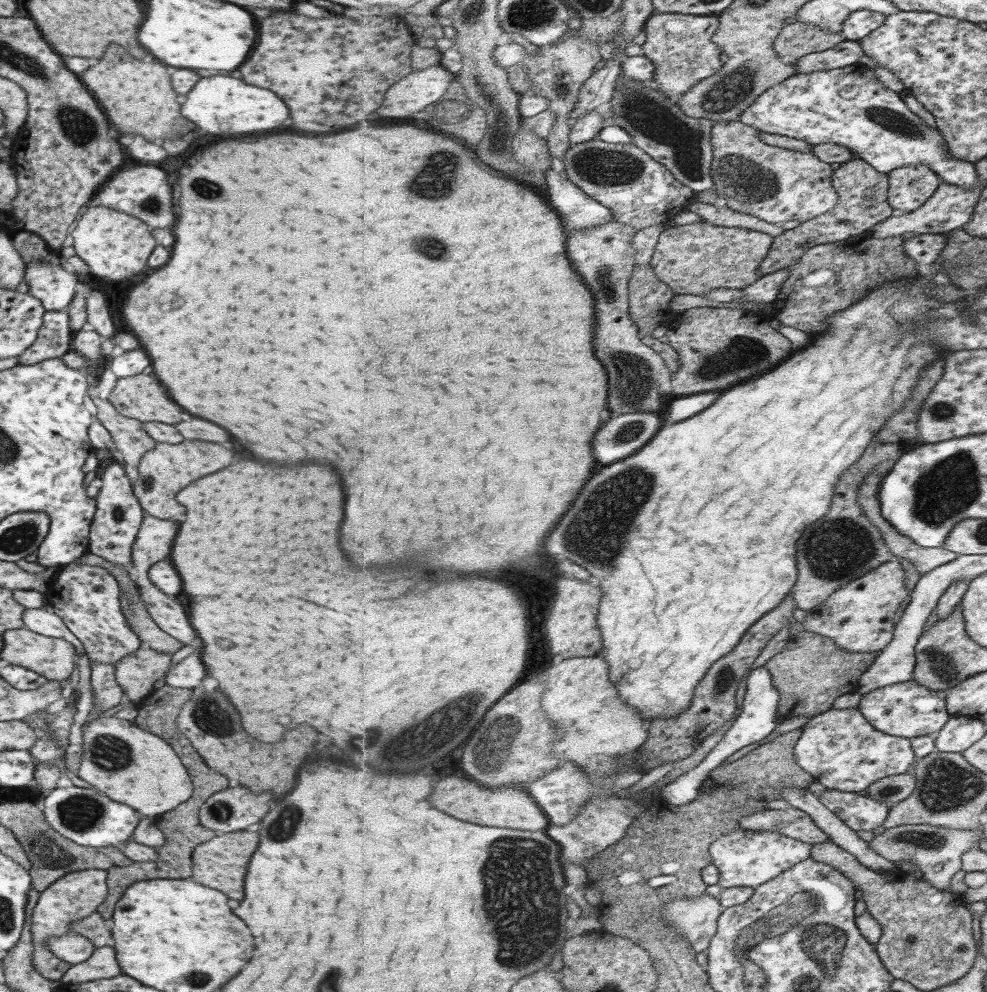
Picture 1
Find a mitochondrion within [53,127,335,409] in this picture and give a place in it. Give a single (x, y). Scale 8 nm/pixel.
(206, 188)

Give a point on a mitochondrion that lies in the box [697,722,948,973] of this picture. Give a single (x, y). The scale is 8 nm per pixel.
(933, 840)

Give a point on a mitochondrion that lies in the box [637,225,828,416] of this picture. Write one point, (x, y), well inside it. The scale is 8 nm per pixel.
(726, 361)

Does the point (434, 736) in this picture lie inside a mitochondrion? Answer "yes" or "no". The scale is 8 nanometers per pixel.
yes

